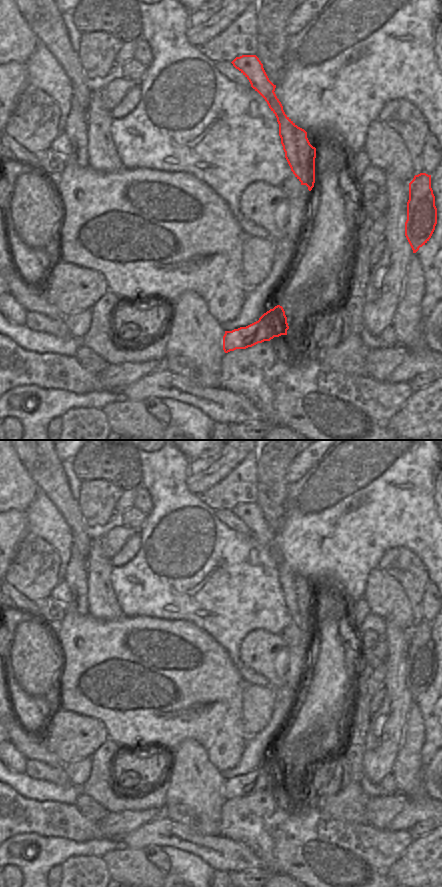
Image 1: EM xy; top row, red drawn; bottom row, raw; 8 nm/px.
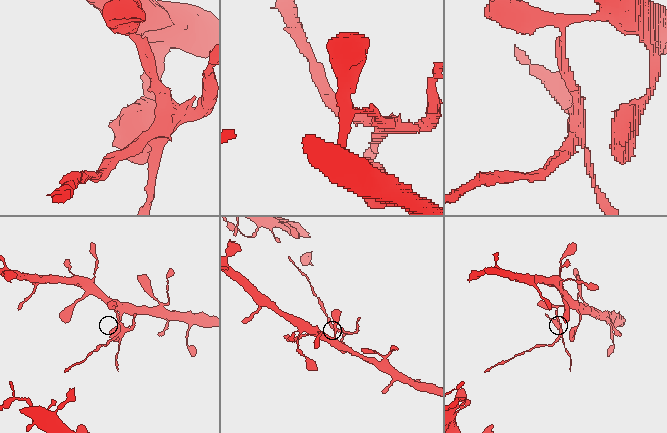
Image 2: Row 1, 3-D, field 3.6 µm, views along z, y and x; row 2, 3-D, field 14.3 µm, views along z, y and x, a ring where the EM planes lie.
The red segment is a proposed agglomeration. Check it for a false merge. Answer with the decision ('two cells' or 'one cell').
two cells

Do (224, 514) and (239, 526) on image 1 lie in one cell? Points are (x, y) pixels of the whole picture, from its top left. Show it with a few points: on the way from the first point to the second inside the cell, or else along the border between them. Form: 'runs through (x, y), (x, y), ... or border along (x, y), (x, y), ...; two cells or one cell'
runs through (228, 518), (235, 524); one cell

